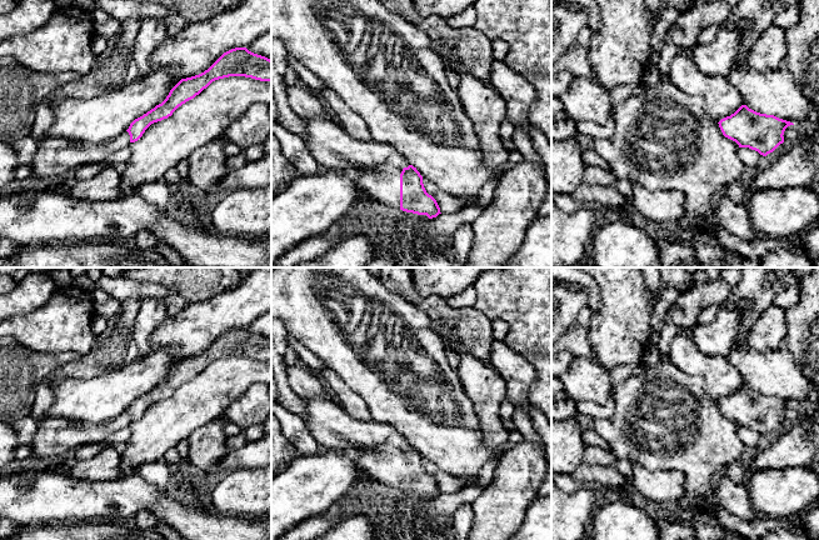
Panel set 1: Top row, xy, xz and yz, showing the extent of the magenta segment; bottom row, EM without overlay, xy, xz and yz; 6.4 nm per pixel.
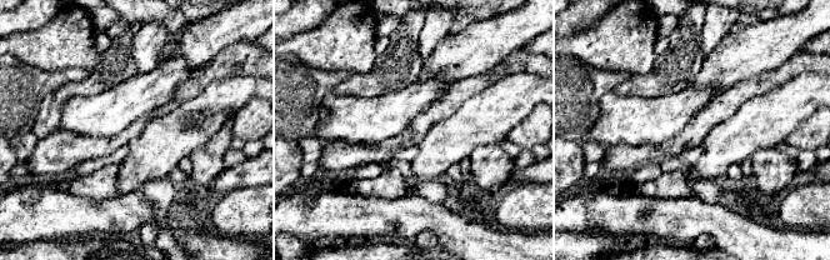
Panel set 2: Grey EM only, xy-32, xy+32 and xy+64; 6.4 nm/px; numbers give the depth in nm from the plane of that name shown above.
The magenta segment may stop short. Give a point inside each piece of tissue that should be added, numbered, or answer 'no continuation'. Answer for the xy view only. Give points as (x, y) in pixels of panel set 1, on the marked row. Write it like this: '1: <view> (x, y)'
1: xy (55, 158)

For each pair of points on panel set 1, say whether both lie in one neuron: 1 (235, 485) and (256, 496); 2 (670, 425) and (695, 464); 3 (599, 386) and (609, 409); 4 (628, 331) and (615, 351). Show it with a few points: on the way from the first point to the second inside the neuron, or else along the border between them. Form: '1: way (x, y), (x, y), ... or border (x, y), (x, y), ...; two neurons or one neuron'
1: way (240, 490), (243, 493), (251, 493); one neuron
2: way (680, 435), (695, 450), (695, 454); one neuron
3: border (610, 373), (612, 391), (603, 404), (577, 401); two neurons
4: way (623, 336), (615, 346); one neuron

